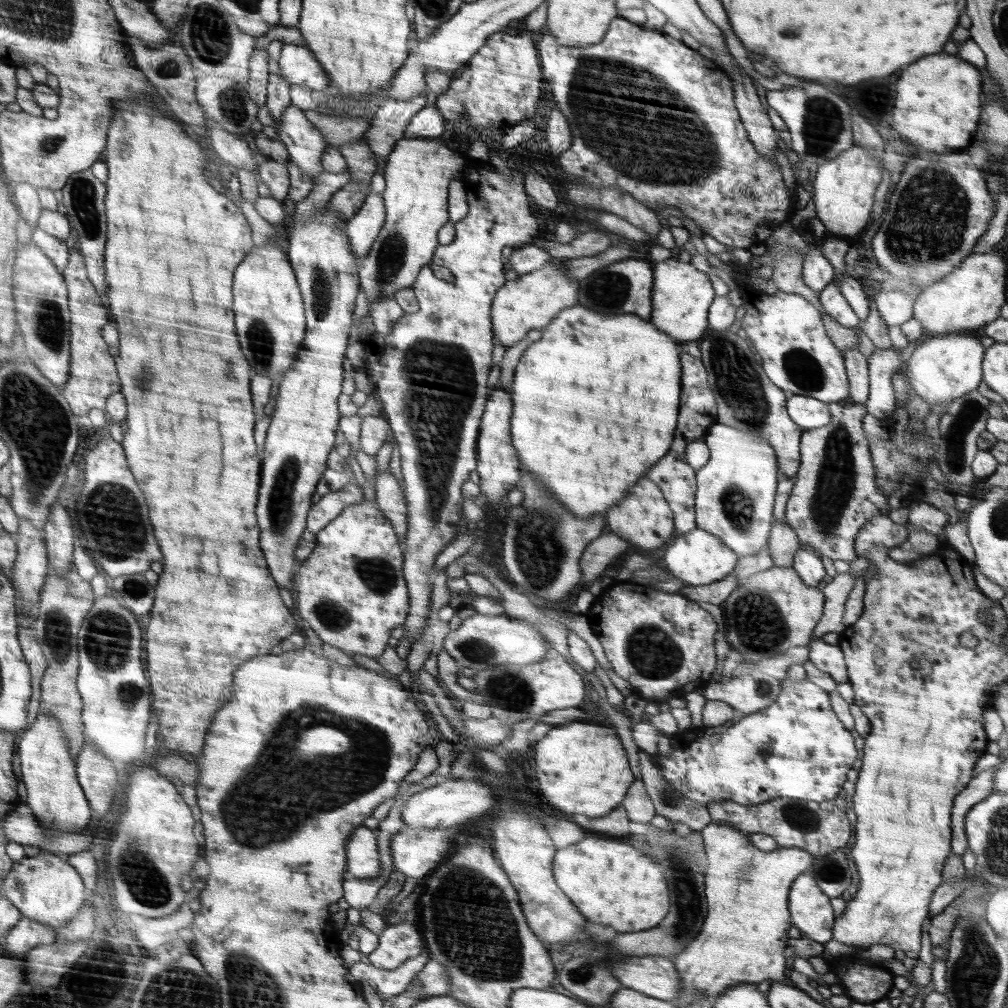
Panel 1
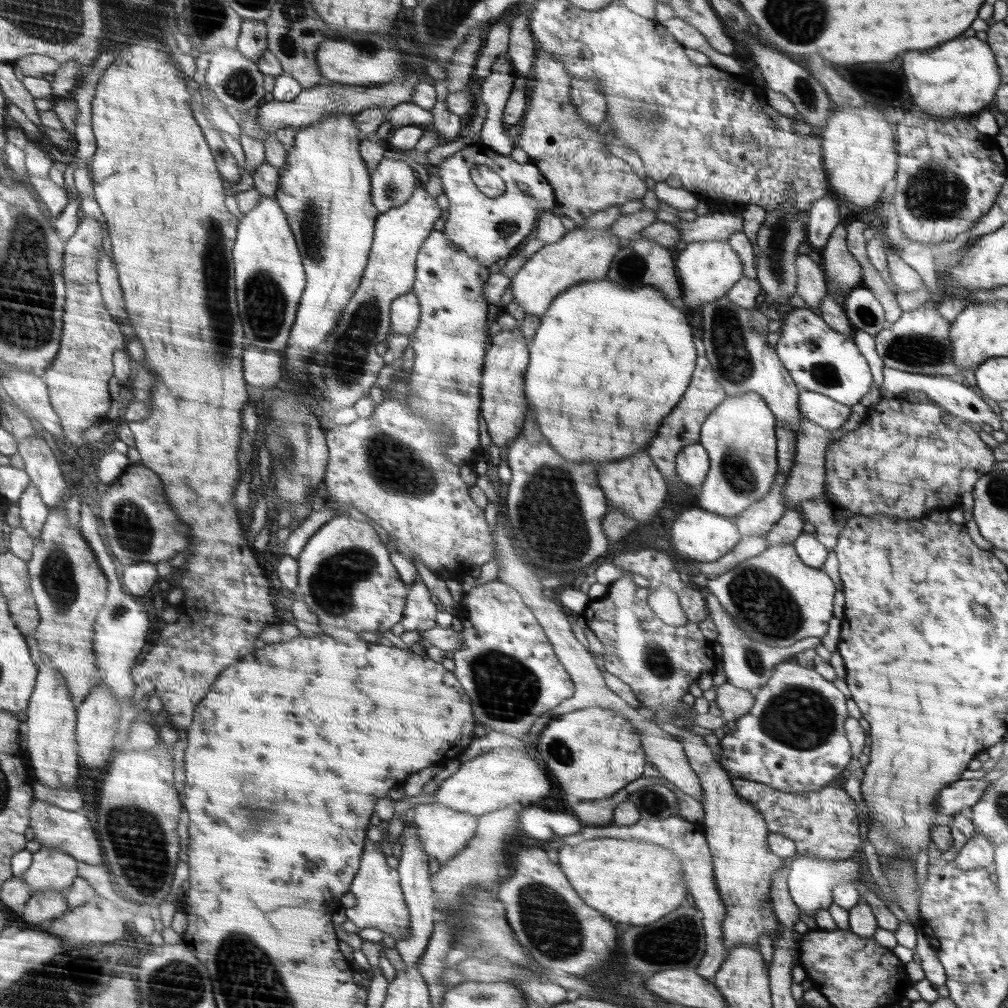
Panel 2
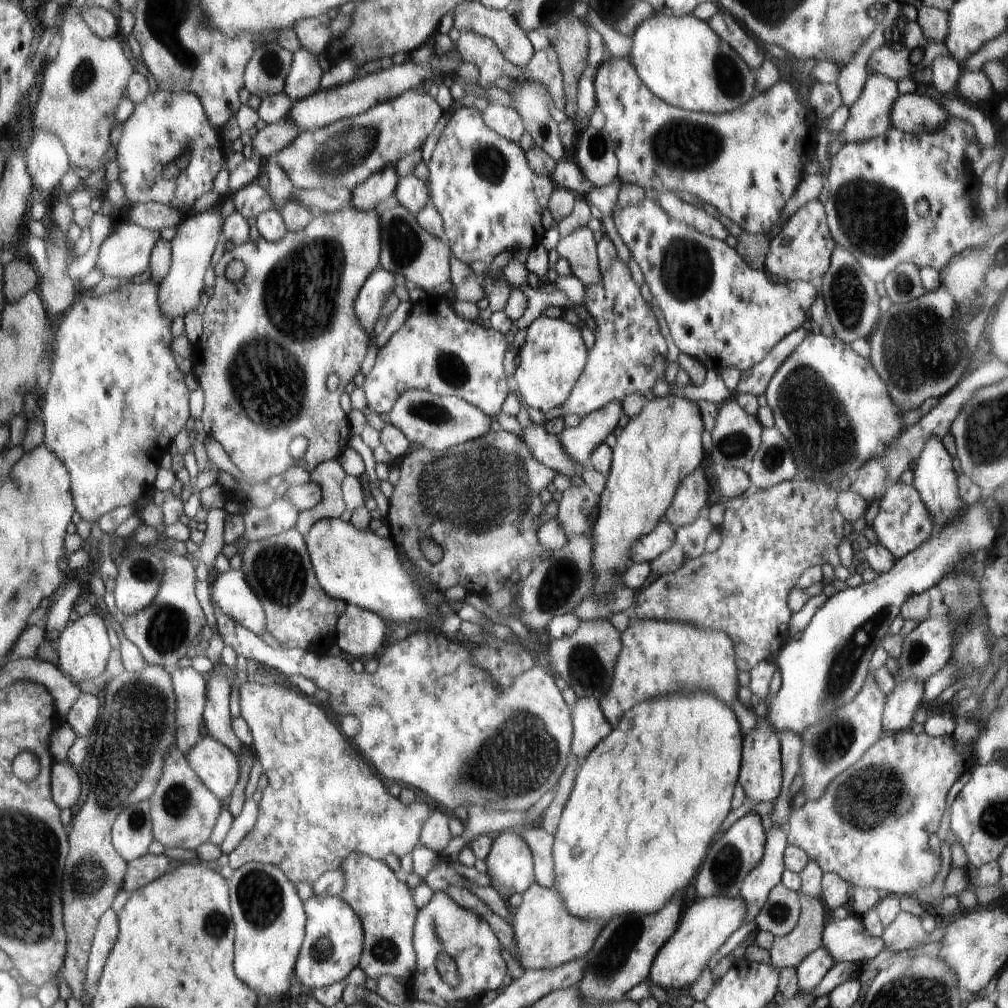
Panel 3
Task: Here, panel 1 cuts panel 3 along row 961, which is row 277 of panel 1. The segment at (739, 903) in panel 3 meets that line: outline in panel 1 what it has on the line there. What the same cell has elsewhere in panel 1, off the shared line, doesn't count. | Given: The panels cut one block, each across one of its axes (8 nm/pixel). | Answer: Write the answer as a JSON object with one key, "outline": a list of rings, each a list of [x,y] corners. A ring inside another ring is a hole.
{"outline":[[[666,259],[655,263],[653,283],[653,315],[649,319],[659,330],[668,332],[678,342],[699,340],[709,327],[709,309],[713,305],[714,288],[708,276],[691,263]]]}

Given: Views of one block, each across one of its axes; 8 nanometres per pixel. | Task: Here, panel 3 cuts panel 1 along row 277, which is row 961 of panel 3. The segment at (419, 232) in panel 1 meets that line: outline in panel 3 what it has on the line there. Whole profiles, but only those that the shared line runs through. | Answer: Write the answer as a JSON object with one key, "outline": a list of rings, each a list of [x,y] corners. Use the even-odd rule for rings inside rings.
{"outline":[[[354,853],[341,865],[346,872],[345,896],[342,897],[361,918],[364,924],[364,951],[360,959],[360,968],[365,976],[379,980],[382,976],[390,976],[397,981],[418,968],[417,954],[412,948],[412,928],[416,919],[415,900],[410,894],[407,882],[400,882],[396,874],[380,860]]]}

